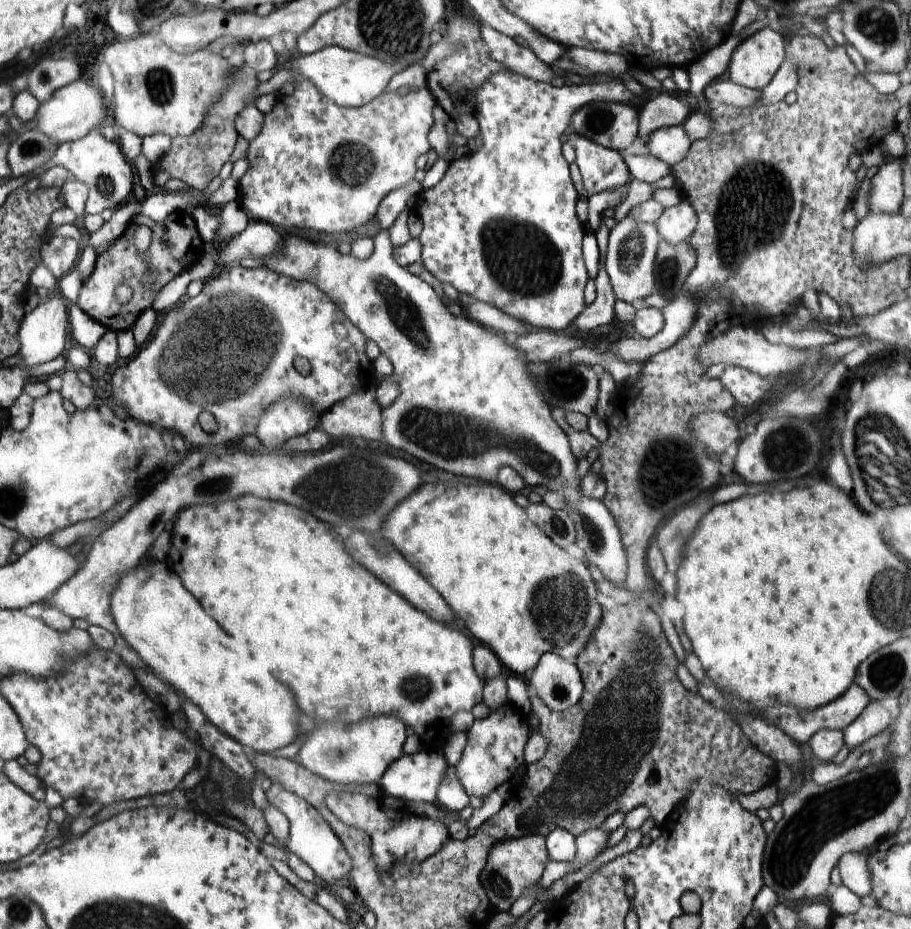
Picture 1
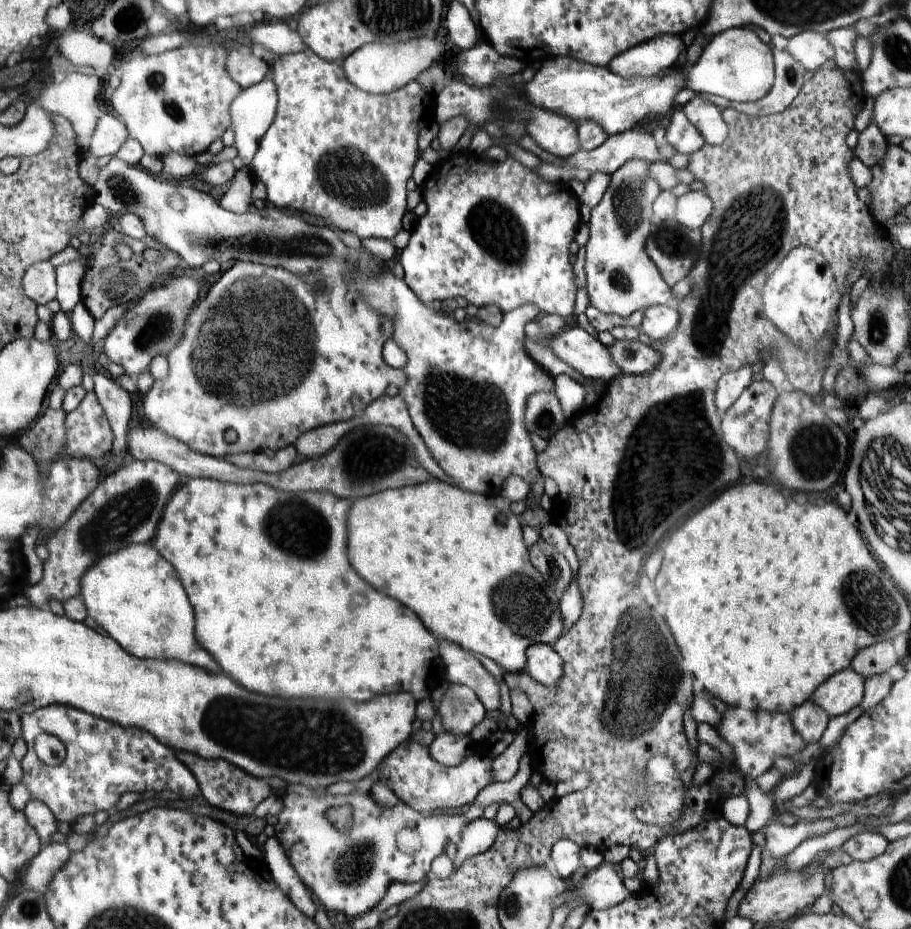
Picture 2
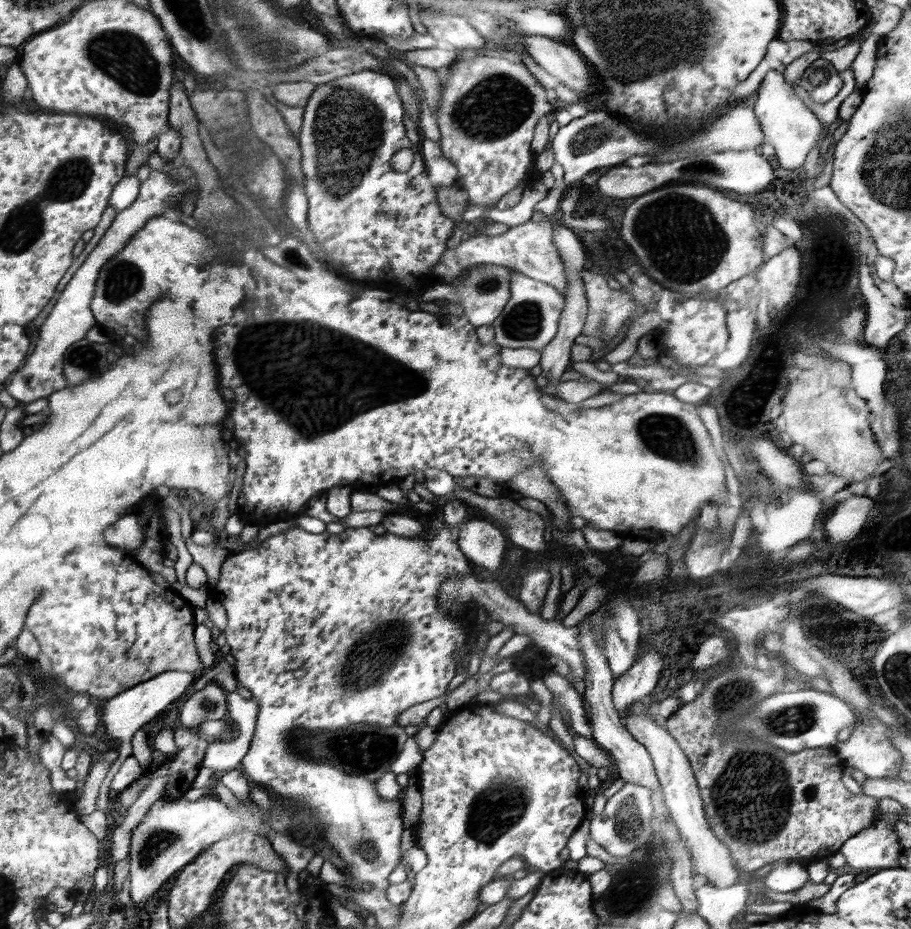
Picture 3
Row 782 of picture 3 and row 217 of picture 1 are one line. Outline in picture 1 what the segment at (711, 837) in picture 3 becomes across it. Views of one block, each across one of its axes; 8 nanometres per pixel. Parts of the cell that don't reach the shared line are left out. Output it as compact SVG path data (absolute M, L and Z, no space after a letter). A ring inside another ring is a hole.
M681 200L680 204L665 208L655 225L662 239L678 244L695 231L697 214L688 202Z

